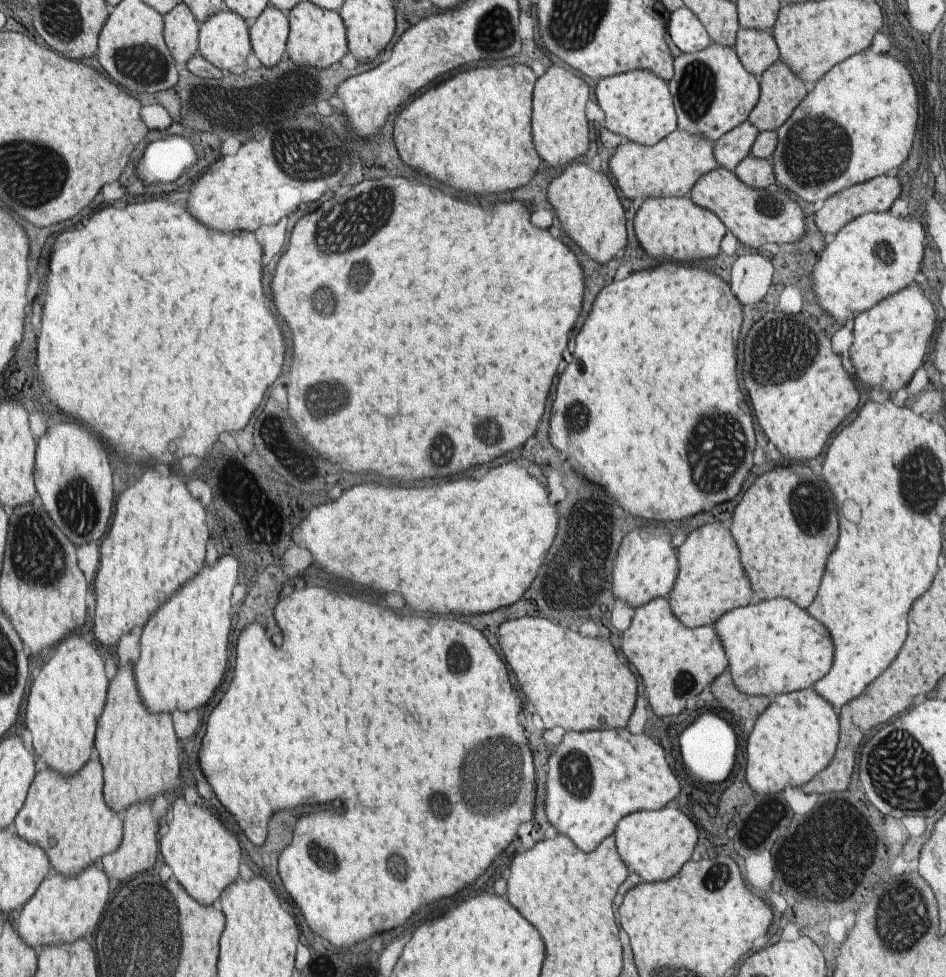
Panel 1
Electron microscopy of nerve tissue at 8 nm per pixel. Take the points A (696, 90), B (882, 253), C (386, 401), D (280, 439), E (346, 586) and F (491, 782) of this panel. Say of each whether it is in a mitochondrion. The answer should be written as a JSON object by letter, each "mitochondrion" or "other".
{"A":"mitochondrion","B":"mitochondrion","C":"other","D":"other","E":"other","F":"mitochondrion"}

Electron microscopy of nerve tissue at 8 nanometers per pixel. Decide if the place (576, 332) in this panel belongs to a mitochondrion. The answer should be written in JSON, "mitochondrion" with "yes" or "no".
{"mitochondrion":"no"}

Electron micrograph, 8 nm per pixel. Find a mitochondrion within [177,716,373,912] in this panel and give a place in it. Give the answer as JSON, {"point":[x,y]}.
{"point":[316,841]}

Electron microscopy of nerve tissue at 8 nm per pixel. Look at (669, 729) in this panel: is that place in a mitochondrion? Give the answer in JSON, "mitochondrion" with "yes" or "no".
{"mitochondrion":"no"}

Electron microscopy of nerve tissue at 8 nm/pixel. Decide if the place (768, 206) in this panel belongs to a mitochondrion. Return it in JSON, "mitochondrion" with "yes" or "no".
{"mitochondrion":"yes"}

